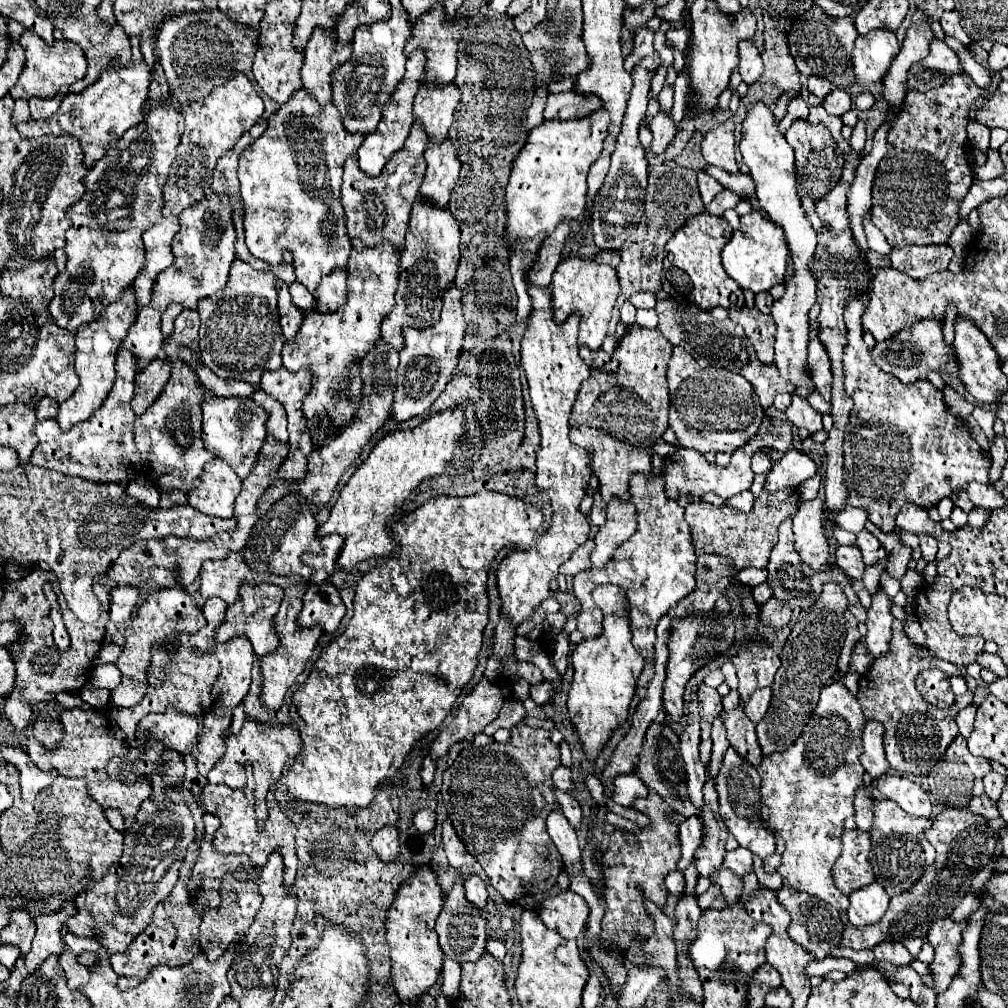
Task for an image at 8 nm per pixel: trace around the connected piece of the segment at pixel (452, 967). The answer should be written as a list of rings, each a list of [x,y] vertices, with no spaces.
[[[444,958],[442,964],[442,992],[446,994],[448,1002],[458,998],[458,986],[460,986],[460,964],[454,960]]]

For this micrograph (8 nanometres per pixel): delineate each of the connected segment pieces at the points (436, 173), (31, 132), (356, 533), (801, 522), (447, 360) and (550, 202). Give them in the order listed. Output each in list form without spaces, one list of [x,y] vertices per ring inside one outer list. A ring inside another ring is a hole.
[[[450,140],[440,144],[426,144],[424,160],[428,168],[420,186],[422,198],[438,206],[448,204],[450,192],[458,182],[458,150]]]
[[[130,36],[132,44],[132,60],[128,66],[120,68],[118,64],[110,64],[110,68],[100,74],[100,78],[84,88],[82,92],[66,94],[56,116],[50,116],[48,120],[40,122],[21,122],[16,124],[16,129],[22,137],[31,139],[50,134],[60,136],[60,134],[70,134],[76,136],[82,144],[84,150],[84,164],[88,168],[98,162],[106,150],[116,144],[116,140],[132,126],[140,124],[140,116],[144,116],[144,100],[148,100],[148,88],[152,82],[152,74],[148,66],[144,64],[144,56],[140,52],[140,38]]]
[[[468,400],[464,402],[464,406],[456,406],[454,410],[442,410],[430,416],[412,430],[388,432],[374,446],[368,460],[360,464],[360,468],[342,488],[340,498],[330,510],[328,522],[320,526],[320,536],[338,532],[346,538],[338,558],[338,564],[342,568],[352,568],[366,558],[384,556],[392,552],[392,538],[386,532],[386,522],[396,514],[398,500],[402,506],[408,494],[424,478],[444,472],[462,474],[478,460],[482,452],[482,436],[470,434],[468,430],[470,426],[474,426],[474,422],[476,422],[476,408],[472,408],[472,400]],[[448,458],[450,464],[442,464],[448,462]]]
[[[814,498],[810,502],[802,502],[796,516],[794,516],[794,534],[796,534],[796,552],[814,570],[830,568],[830,552],[828,540],[822,528],[824,514],[822,514],[822,500]]]
[[[450,284],[444,292],[444,308],[440,314],[440,320],[426,328],[426,330],[414,330],[410,326],[404,326],[404,348],[400,350],[400,366],[398,366],[398,388],[396,398],[392,404],[392,416],[396,420],[410,420],[414,416],[424,414],[432,402],[442,394],[446,388],[462,350],[462,340],[466,332],[466,320],[462,314],[462,292],[456,284]]]
[[[600,108],[580,120],[544,120],[540,126],[536,126],[530,132],[526,146],[520,150],[520,154],[512,162],[512,174],[510,174],[510,182],[506,186],[508,226],[504,232],[504,244],[508,248],[536,254],[542,240],[550,234],[550,230],[556,228],[558,222],[562,222],[562,220],[572,222],[572,220],[580,218],[580,214],[586,208],[586,176],[588,176],[590,166],[600,156],[608,122],[610,122],[608,112],[604,112],[604,108]]]

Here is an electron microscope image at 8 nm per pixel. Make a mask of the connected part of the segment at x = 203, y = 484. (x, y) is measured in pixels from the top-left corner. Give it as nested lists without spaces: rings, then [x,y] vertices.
[[[214,460],[204,466],[204,472],[196,478],[192,492],[188,492],[188,504],[202,514],[232,518],[234,500],[240,494],[242,480],[224,464],[222,460]]]

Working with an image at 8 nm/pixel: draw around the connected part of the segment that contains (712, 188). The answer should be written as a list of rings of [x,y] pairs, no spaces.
[[[698,172],[698,188],[700,188],[700,196],[702,196],[702,202],[708,204],[718,192],[722,192],[722,184],[718,180],[714,180],[712,176],[708,176],[706,172]]]

